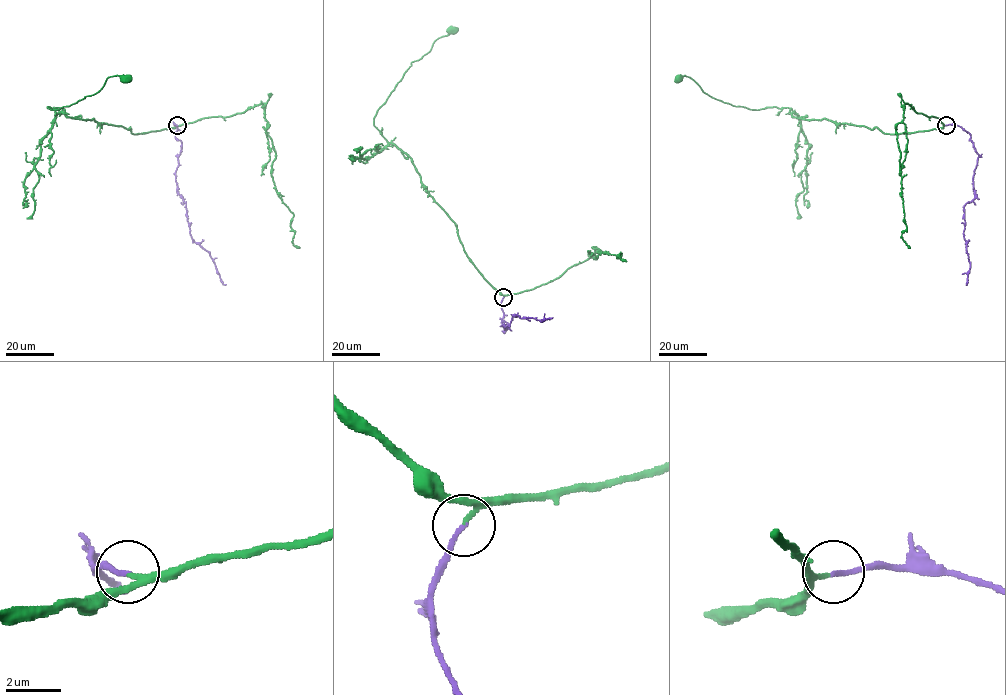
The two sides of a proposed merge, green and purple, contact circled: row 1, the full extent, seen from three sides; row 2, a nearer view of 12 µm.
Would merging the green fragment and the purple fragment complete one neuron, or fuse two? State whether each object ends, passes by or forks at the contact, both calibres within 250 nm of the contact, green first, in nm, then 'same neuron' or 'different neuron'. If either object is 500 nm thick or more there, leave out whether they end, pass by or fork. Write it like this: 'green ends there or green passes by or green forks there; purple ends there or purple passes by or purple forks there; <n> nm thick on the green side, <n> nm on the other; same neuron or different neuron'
green passes by; purple ends there; 110 nm thick on the green side, 170 nm on the other; same neuron

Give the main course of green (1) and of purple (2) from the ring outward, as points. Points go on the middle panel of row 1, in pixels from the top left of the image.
1: (504, 297), (474, 265), (412, 160), (374, 125), (411, 63), (452, 30)
2: (504, 297), (501, 322), (508, 324), (505, 330), (502, 324), (507, 326), (512, 316), (541, 321), (553, 317)

